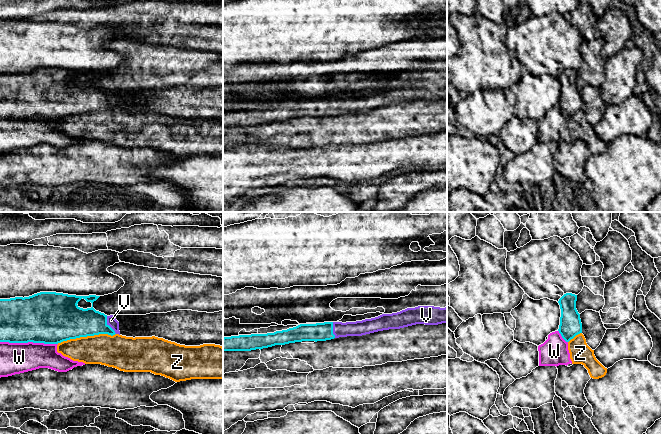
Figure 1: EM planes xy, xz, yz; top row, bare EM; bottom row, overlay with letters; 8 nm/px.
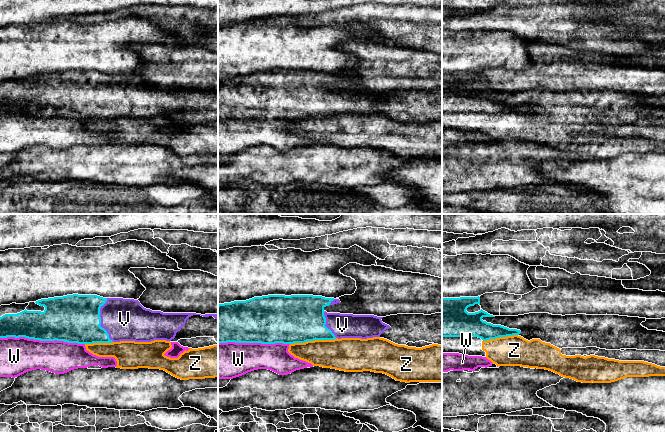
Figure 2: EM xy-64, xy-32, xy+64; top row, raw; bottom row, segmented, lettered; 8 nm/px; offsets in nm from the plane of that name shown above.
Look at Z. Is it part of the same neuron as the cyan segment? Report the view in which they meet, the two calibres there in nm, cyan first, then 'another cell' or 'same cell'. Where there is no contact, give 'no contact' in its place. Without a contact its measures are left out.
contact in xy; calibres 360 and 260 nm; another cell

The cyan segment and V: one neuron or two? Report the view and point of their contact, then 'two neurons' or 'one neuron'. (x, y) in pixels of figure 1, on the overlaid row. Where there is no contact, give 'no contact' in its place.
meets cyan in xy at (108, 325); one neuron

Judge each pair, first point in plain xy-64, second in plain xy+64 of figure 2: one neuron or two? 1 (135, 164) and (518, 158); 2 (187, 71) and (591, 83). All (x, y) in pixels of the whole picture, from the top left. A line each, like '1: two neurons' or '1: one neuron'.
1: one neuron
2: one neuron

